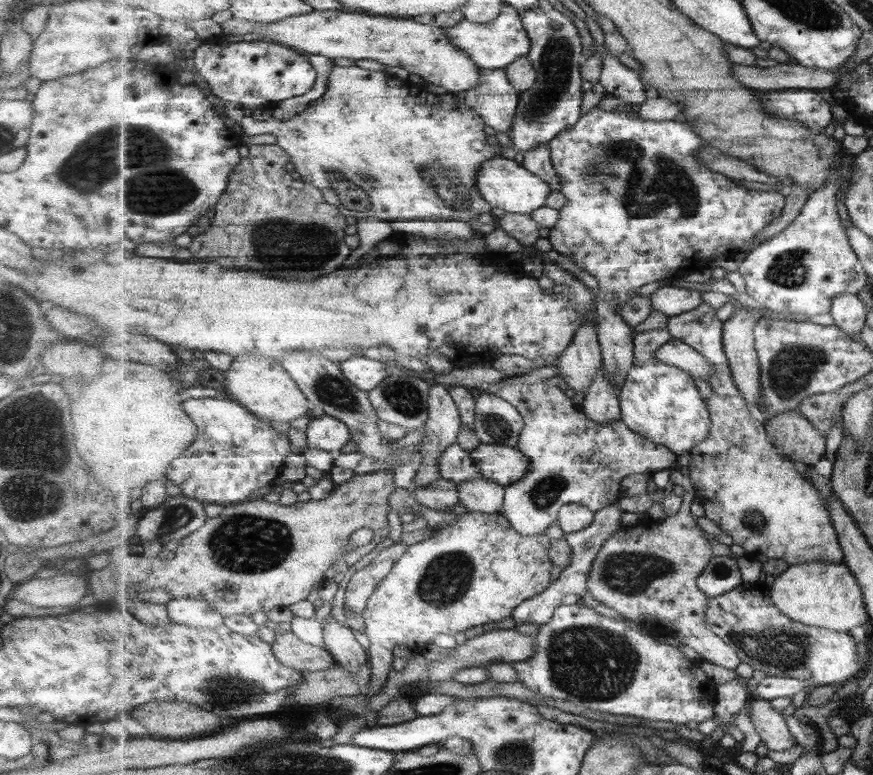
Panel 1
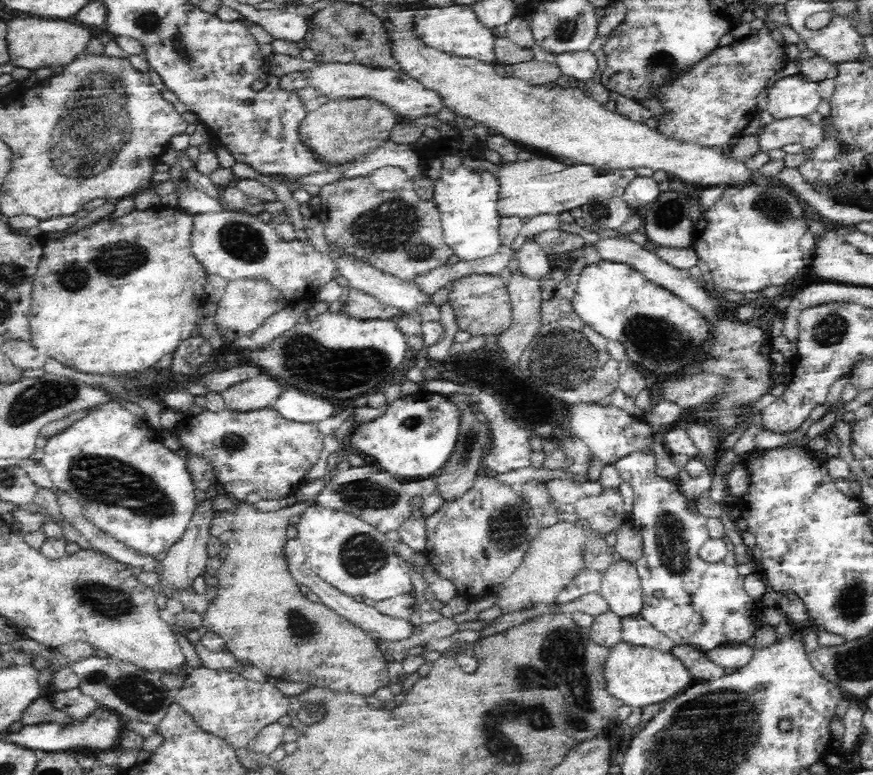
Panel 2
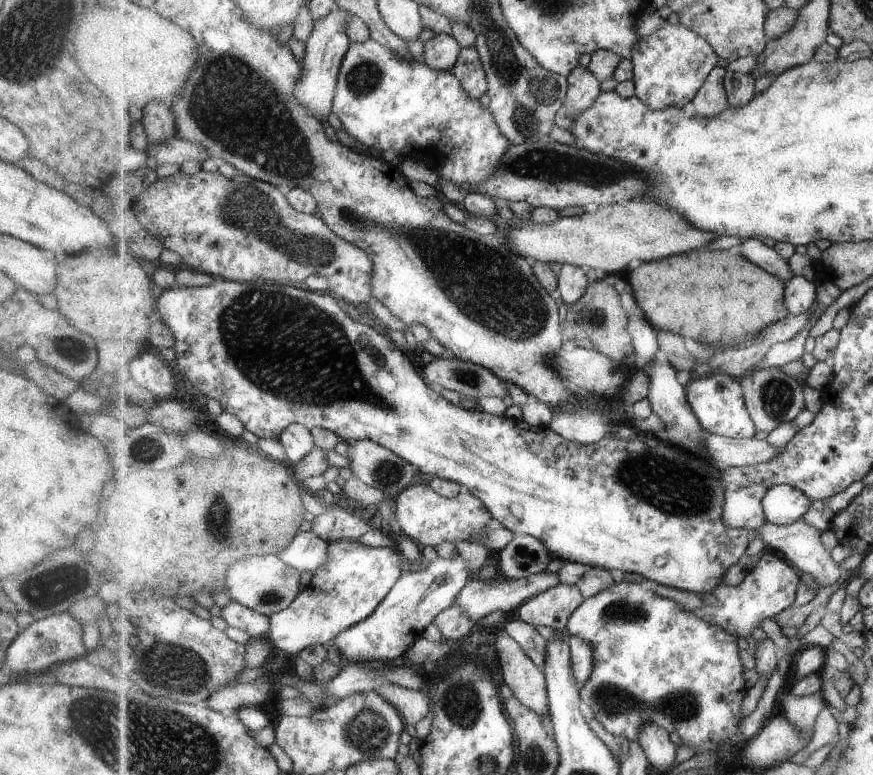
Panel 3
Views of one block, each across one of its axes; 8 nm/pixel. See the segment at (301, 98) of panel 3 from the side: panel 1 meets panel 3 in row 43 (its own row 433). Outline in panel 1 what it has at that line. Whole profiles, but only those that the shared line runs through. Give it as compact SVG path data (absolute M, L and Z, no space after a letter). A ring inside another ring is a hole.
M324 414L319 418L310 417L306 437L309 449L316 448L337 454L348 445L352 433L345 422Z

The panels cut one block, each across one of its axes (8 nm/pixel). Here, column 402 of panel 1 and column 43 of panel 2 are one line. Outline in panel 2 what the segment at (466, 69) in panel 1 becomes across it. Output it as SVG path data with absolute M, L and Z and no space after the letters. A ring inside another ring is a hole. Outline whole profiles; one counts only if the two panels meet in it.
M8 18L8 32L6 32L6 44L8 44L9 61L16 67L27 68L34 72L39 68L53 68L55 71L67 65L78 54L84 54L87 43L92 34L88 26L78 24L72 19L46 19L34 18Z

